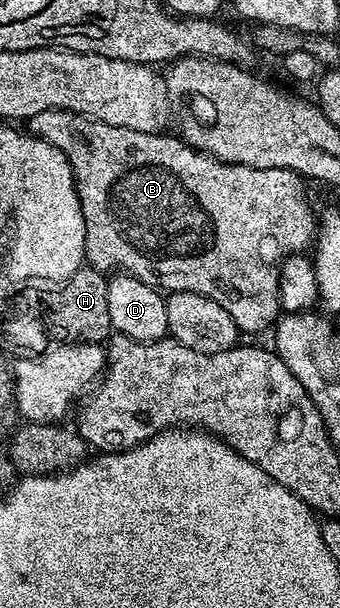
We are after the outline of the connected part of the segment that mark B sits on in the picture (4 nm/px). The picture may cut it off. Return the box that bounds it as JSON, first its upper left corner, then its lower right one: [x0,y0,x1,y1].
[28,109,316,332]

